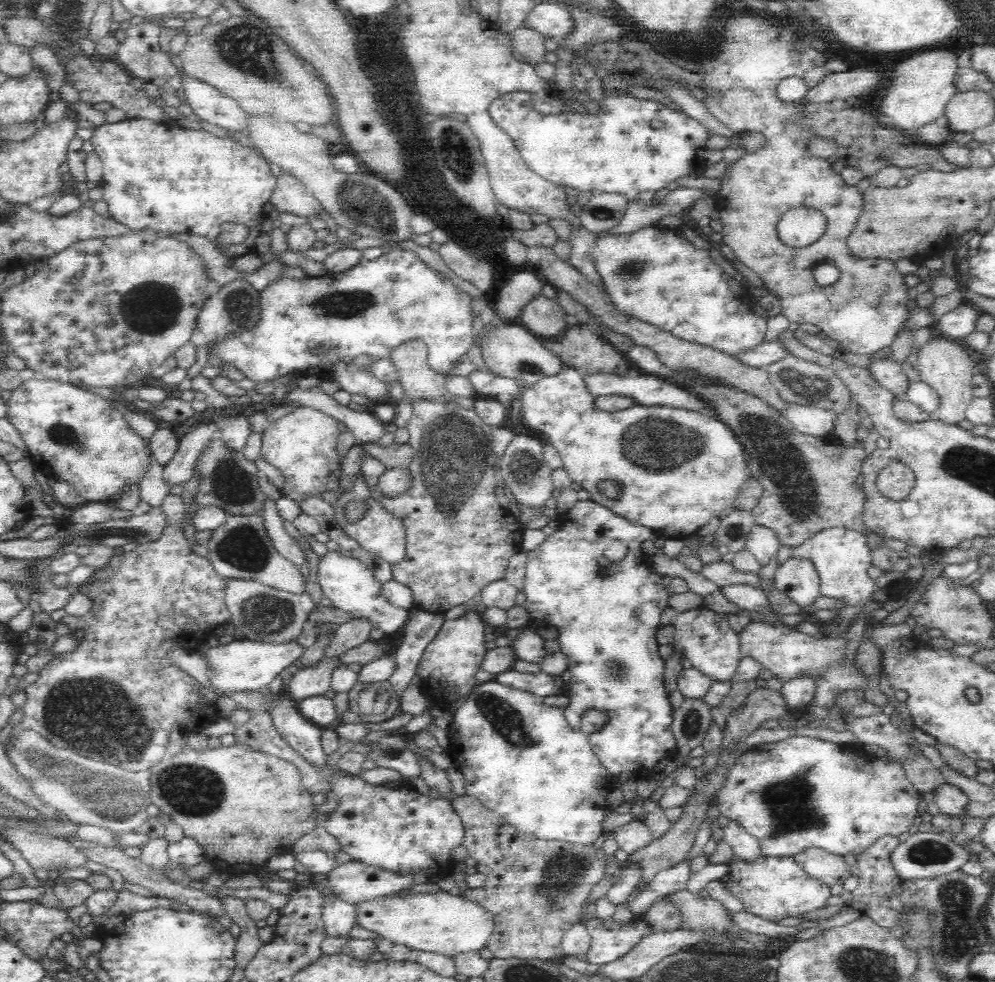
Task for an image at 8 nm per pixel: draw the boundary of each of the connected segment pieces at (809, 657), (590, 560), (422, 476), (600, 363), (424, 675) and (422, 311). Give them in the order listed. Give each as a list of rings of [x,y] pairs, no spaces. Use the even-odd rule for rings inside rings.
[[[750,622],[742,632],[738,633],[738,644],[742,658],[750,657],[758,661],[783,682],[798,676],[802,670],[807,670],[818,678],[828,664],[838,662],[846,652],[845,638],[814,639],[814,636],[796,632],[785,625],[777,626],[766,622]]]
[[[580,500],[574,502],[574,506],[568,510],[568,512],[562,514],[559,518],[560,526],[551,535],[542,538],[540,542],[534,545],[533,549],[524,552],[526,554],[526,568],[525,568],[525,579],[523,582],[523,593],[525,594],[525,603],[523,606],[526,608],[528,614],[530,614],[531,621],[546,622],[550,626],[558,629],[557,641],[559,644],[559,650],[566,655],[566,661],[568,661],[568,666],[566,670],[560,674],[558,677],[561,691],[569,698],[569,703],[566,707],[562,708],[564,713],[564,718],[568,720],[568,726],[578,730],[580,728],[580,720],[582,715],[587,710],[598,710],[598,712],[605,712],[608,720],[604,724],[601,730],[597,732],[588,734],[588,742],[590,746],[594,749],[594,754],[598,757],[600,764],[606,772],[611,775],[619,776],[622,772],[626,772],[629,775],[632,774],[643,774],[644,772],[654,772],[654,768],[660,760],[672,759],[673,755],[676,754],[677,742],[671,731],[671,722],[673,719],[672,703],[670,703],[669,692],[665,687],[664,669],[665,660],[660,657],[658,653],[659,644],[656,641],[656,633],[661,628],[660,617],[662,611],[668,607],[668,592],[667,587],[662,585],[662,576],[656,574],[649,565],[649,557],[642,552],[642,542],[646,540],[655,540],[659,535],[652,529],[647,529],[646,527],[634,524],[622,516],[614,514],[614,511],[598,504],[592,500]],[[610,540],[621,540],[628,546],[628,554],[625,556],[624,560],[619,563],[610,563],[606,561],[602,552],[606,548],[606,544]]]
[[[440,396],[438,399],[426,398],[415,400],[413,402],[413,409],[412,417],[405,426],[409,434],[408,444],[414,449],[414,456],[408,468],[411,475],[410,487],[406,491],[392,496],[392,498],[388,498],[388,496],[378,491],[378,482],[380,482],[382,474],[388,469],[386,469],[378,458],[372,458],[372,456],[366,456],[364,462],[361,464],[361,471],[364,473],[367,486],[370,488],[370,497],[382,500],[382,503],[385,503],[385,507],[390,512],[397,514],[397,517],[405,522],[407,540],[406,558],[393,566],[393,579],[400,584],[408,586],[408,588],[412,590],[414,608],[428,613],[443,615],[451,608],[456,608],[456,606],[460,606],[460,604],[470,602],[474,596],[480,594],[483,588],[503,578],[510,557],[522,552],[521,541],[524,530],[519,519],[514,517],[511,511],[507,510],[507,508],[500,503],[496,495],[497,486],[502,486],[502,478],[500,477],[500,471],[497,467],[499,459],[494,454],[494,446],[492,446],[493,430],[482,424],[474,411],[463,408],[456,404],[456,402],[444,399],[444,396]]]
[[[584,324],[570,327],[561,339],[558,356],[563,365],[583,376],[612,374],[620,377],[630,372],[618,351]]]
[[[473,607],[456,619],[446,620],[436,638],[426,647],[421,656],[417,673],[422,679],[423,693],[436,704],[443,705],[446,692],[450,692],[452,688],[460,690],[459,700],[461,701],[478,684],[473,676],[480,668],[484,654],[486,654],[484,648],[485,627],[484,618]]]
[[[394,249],[388,254],[384,253],[376,260],[370,261],[363,258],[358,264],[356,264],[356,266],[354,266],[354,268],[343,273],[325,274],[322,277],[314,277],[307,281],[282,279],[270,283],[264,290],[261,290],[261,293],[259,294],[258,320],[254,322],[254,326],[250,326],[250,329],[247,329],[246,331],[230,334],[225,336],[225,338],[211,343],[208,345],[208,350],[210,350],[210,357],[216,357],[222,364],[234,366],[234,368],[242,371],[242,373],[246,375],[246,379],[250,379],[256,383],[259,381],[272,381],[279,376],[293,372],[315,375],[321,381],[324,381],[325,379],[332,378],[331,368],[329,367],[333,363],[339,361],[350,363],[355,361],[356,356],[359,356],[359,354],[366,354],[366,356],[371,357],[371,366],[368,368],[370,373],[373,373],[378,380],[382,380],[382,383],[386,383],[399,381],[395,365],[392,363],[392,360],[390,360],[391,351],[406,342],[421,339],[427,347],[427,361],[429,362],[430,369],[440,374],[444,374],[448,373],[456,365],[458,357],[467,354],[468,349],[473,342],[473,318],[472,315],[470,315],[470,302],[470,295],[461,291],[452,283],[450,278],[446,277],[441,272],[438,272],[433,268],[428,268],[424,262],[420,261],[416,253],[410,250]]]

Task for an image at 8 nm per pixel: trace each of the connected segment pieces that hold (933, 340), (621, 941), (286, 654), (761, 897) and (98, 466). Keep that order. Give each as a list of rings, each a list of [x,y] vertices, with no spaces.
[[[936,333],[919,349],[917,371],[920,380],[940,397],[940,408],[933,415],[937,421],[954,425],[965,420],[965,411],[973,400],[971,380],[977,366],[967,351],[961,340],[948,339]]]
[[[611,916],[602,919],[592,917],[585,922],[591,938],[588,950],[588,965],[603,966],[629,954],[637,944],[650,934],[648,923],[641,916],[633,916],[631,921],[621,923]]]
[[[243,638],[217,647],[207,647],[204,643],[201,650],[207,650],[207,664],[211,666],[211,686],[222,692],[242,692],[242,690],[263,691],[268,684],[288,666],[292,666],[305,653],[305,647],[297,640],[290,642],[264,642]]]
[[[734,856],[728,864],[730,894],[736,897],[750,914],[767,921],[780,922],[824,908],[832,895],[831,887],[811,878],[793,857],[761,856],[758,861],[742,861]]]
[[[28,380],[12,391],[6,419],[16,427],[38,475],[70,484],[88,503],[111,502],[129,485],[139,484],[151,466],[150,440],[136,434],[124,414],[114,410],[100,394],[56,380]]]

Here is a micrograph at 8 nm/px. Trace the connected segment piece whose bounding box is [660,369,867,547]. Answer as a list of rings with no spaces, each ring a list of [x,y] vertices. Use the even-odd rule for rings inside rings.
[[[688,369],[679,372],[663,370],[660,376],[667,382],[694,393],[707,405],[712,415],[726,424],[740,441],[746,453],[749,473],[758,479],[763,489],[758,504],[750,512],[753,514],[754,522],[775,532],[780,545],[800,546],[810,536],[814,536],[816,531],[830,526],[845,526],[862,533],[865,526],[862,518],[864,494],[860,486],[855,486],[856,478],[861,474],[860,464],[867,455],[861,441],[846,447],[838,442],[832,432],[824,435],[808,435],[795,431],[780,411],[767,406],[761,399],[730,385],[710,383],[708,379],[698,377],[698,373]]]

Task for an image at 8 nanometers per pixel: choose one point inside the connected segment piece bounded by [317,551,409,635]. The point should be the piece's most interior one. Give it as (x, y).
(347, 584)

